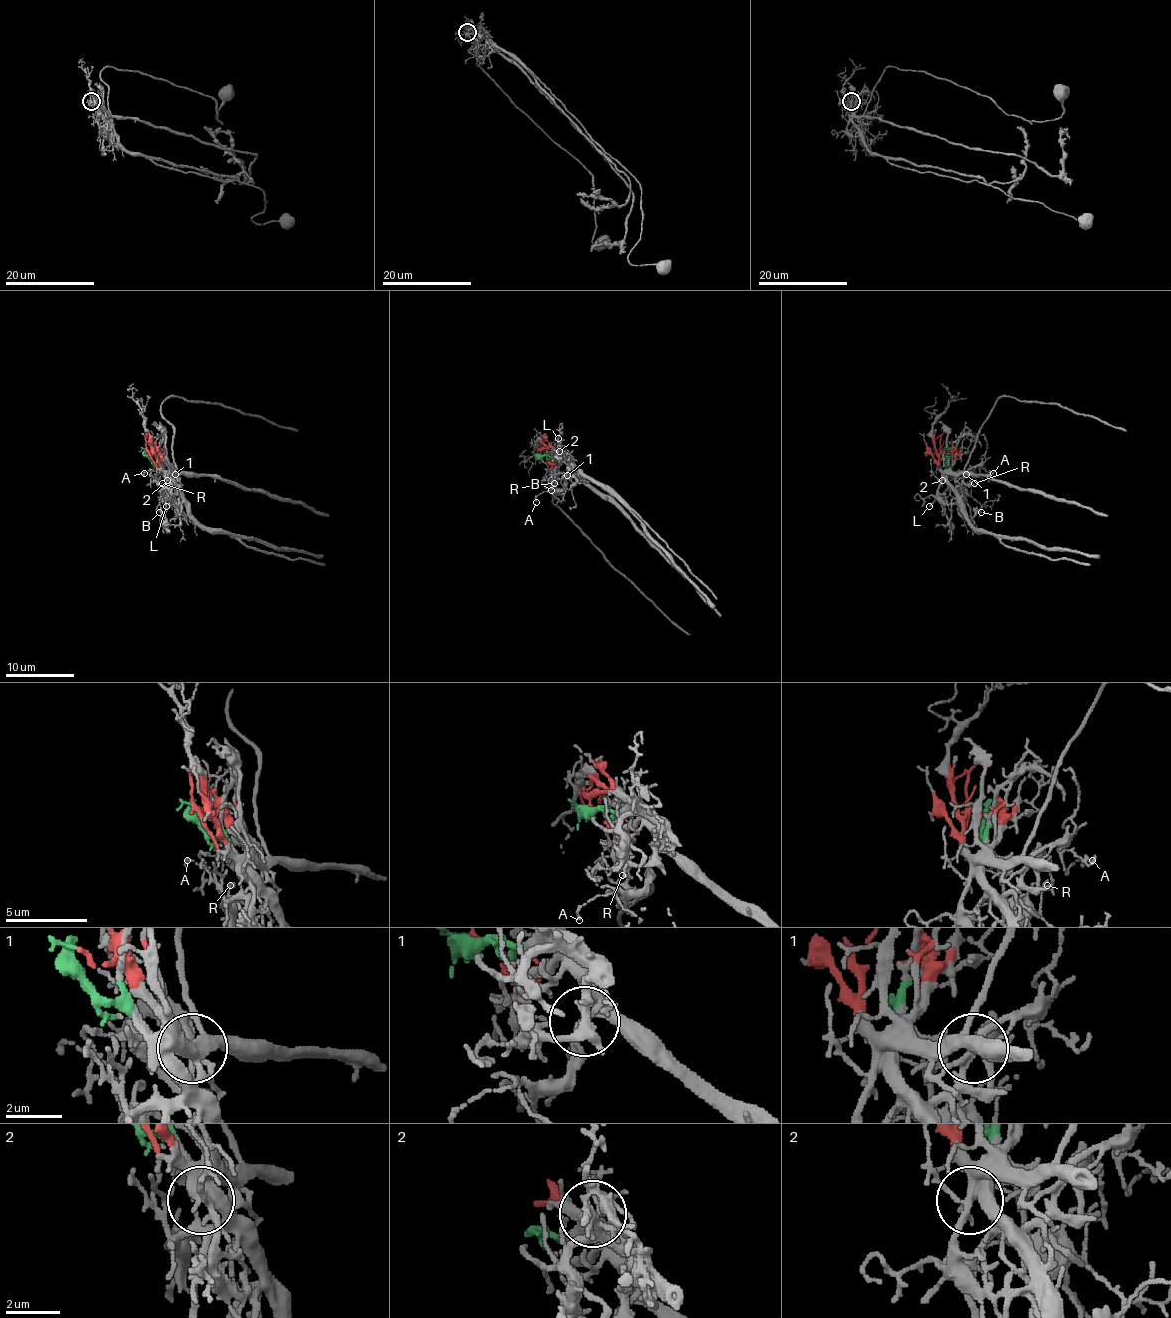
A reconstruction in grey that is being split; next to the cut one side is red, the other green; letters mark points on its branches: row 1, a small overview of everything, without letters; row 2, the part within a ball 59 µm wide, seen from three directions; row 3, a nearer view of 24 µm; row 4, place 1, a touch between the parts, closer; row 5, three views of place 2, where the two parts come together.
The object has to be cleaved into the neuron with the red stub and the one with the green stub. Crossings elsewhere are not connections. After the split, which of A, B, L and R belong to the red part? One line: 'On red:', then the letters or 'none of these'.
On red: L

